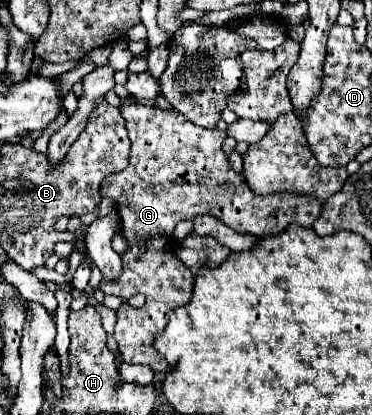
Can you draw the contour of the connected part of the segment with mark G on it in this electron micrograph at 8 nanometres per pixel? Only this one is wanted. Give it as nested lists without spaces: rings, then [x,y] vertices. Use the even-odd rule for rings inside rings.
[[[123,103],[119,111],[131,139],[131,157],[127,169],[109,175],[101,183],[101,197],[115,201],[127,249],[121,257],[123,271],[117,281],[101,277],[99,289],[105,295],[145,295],[141,309],[123,305],[117,311],[115,341],[125,363],[149,365],[155,371],[169,373],[169,363],[153,349],[153,337],[165,329],[171,311],[189,303],[195,283],[193,273],[175,257],[175,251],[169,251],[175,225],[195,215],[211,215],[241,233],[271,237],[285,231],[291,223],[311,227],[321,213],[321,203],[309,195],[291,193],[257,197],[247,181],[231,169],[222,149],[227,133],[217,127],[197,127],[181,113],[163,111],[153,105]]]

